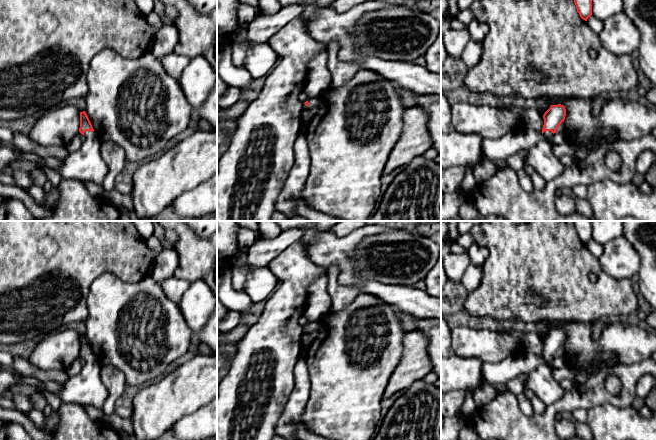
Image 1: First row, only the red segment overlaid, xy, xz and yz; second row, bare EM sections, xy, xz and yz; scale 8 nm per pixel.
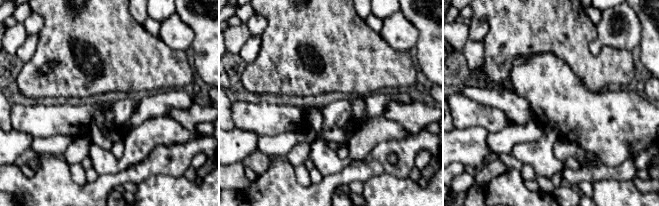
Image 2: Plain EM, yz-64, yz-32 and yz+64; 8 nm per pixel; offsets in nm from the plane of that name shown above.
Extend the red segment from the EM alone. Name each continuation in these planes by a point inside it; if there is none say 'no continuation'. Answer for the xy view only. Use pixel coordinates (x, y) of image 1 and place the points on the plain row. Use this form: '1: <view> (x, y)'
1: xy (86, 388)

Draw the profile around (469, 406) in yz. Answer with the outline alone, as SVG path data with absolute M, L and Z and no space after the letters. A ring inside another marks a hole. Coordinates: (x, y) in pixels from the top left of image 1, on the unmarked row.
M466 392L466 398L461 410L458 412L457 417L463 420L467 420L469 416L477 410L477 405L473 396Z

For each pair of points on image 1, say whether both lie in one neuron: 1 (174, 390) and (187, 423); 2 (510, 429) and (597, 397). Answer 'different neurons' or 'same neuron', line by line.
1: different neurons
2: same neuron

